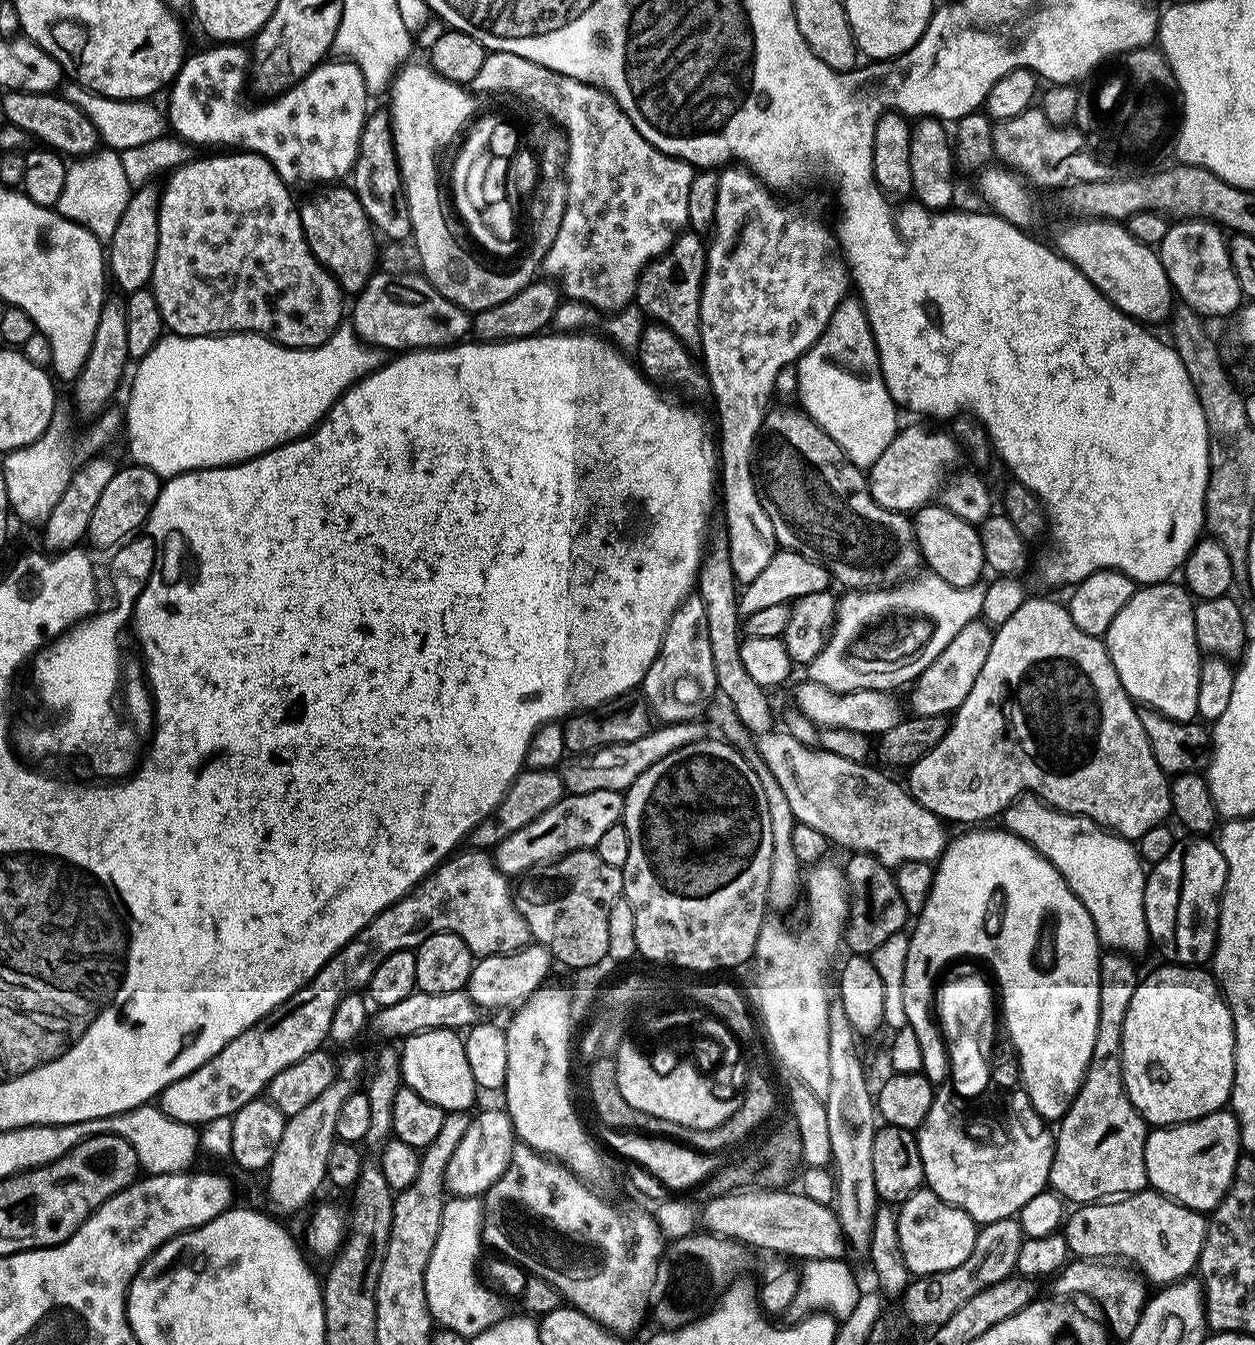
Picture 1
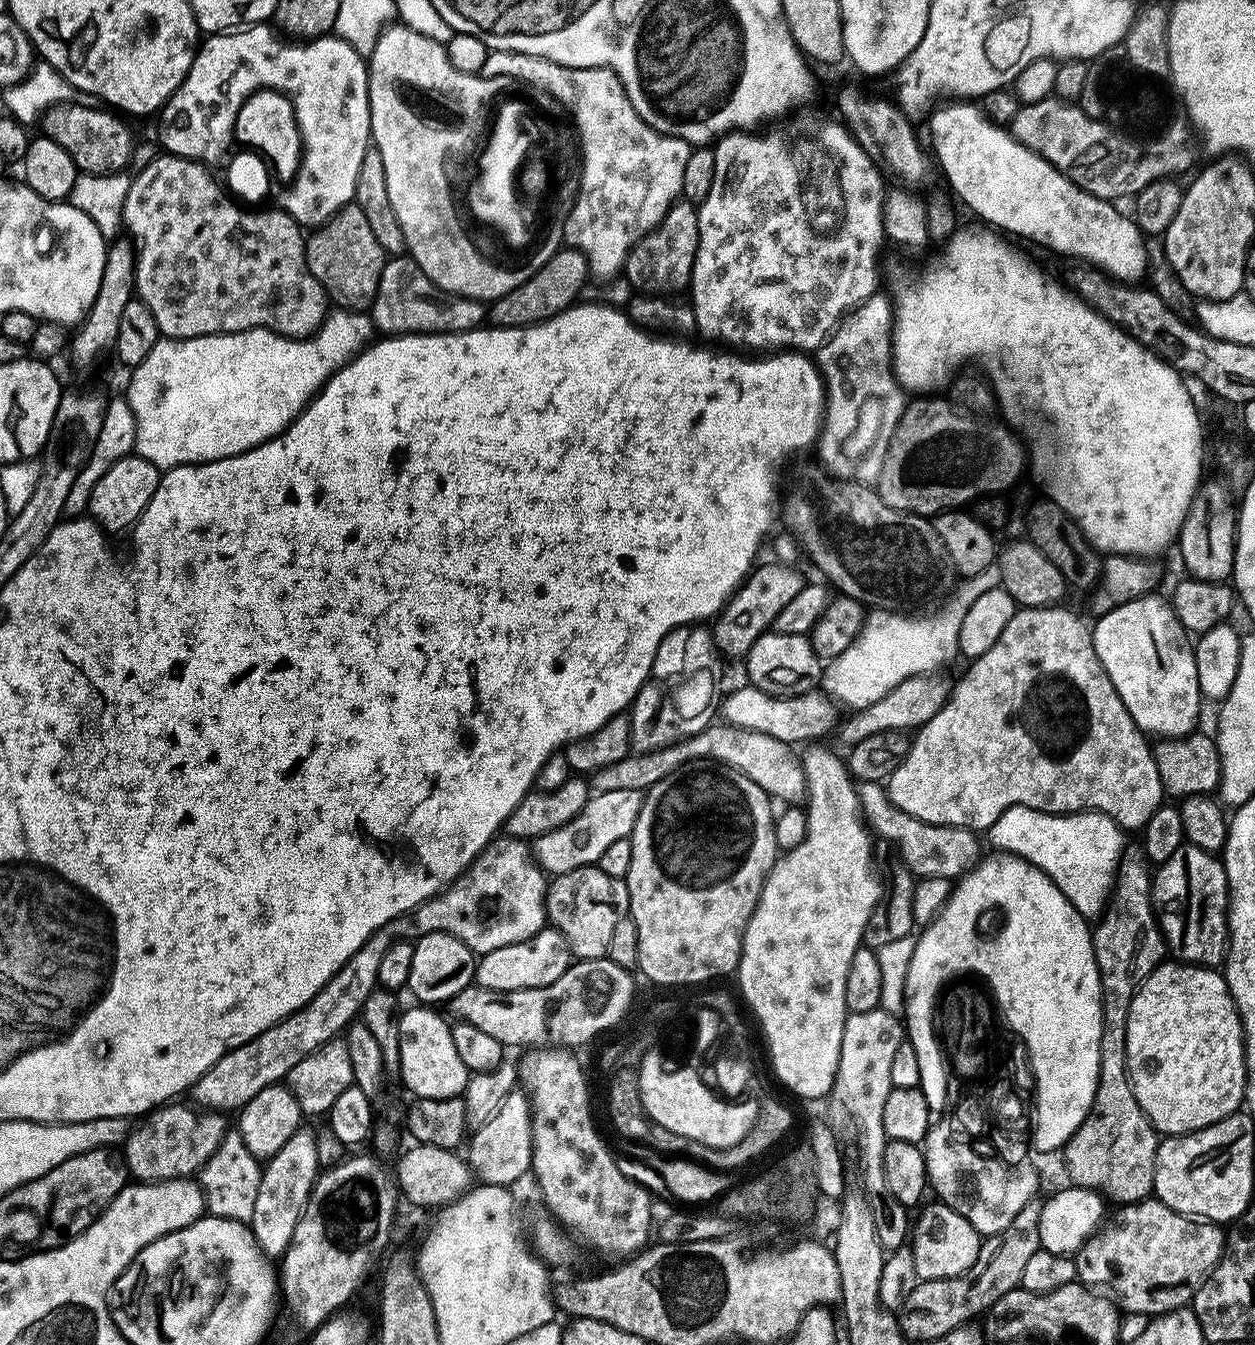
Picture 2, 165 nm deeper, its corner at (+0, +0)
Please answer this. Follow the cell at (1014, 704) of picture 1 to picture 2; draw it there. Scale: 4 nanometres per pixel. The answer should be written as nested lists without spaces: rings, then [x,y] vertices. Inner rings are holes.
[[[1053,606],[1050,608],[1020,608],[1017,610],[1010,622],[1006,623],[1006,628],[1002,630],[1002,634],[998,635],[998,640],[985,653],[973,659],[968,664],[969,668],[965,670],[964,677],[957,682],[956,688],[951,689],[950,695],[945,700],[944,705],[938,710],[938,714],[934,714],[934,718],[930,718],[926,723],[920,725],[918,731],[915,733],[914,739],[908,745],[908,753],[901,760],[896,769],[893,770],[892,775],[886,781],[886,793],[888,799],[892,801],[892,805],[896,809],[900,809],[906,814],[918,818],[922,822],[930,822],[931,824],[949,824],[955,828],[970,828],[973,830],[987,830],[991,828],[992,824],[1013,804],[1021,804],[1027,808],[1037,808],[1040,812],[1054,812],[1057,814],[1071,814],[1073,812],[1082,812],[1085,810],[1095,810],[1109,816],[1115,824],[1119,824],[1121,829],[1128,830],[1128,828],[1136,828],[1136,830],[1143,829],[1144,823],[1154,814],[1154,810],[1158,810],[1160,805],[1165,803],[1166,793],[1162,786],[1162,778],[1158,774],[1158,766],[1156,765],[1156,758],[1154,755],[1153,745],[1148,745],[1149,737],[1140,731],[1138,725],[1130,718],[1130,714],[1126,710],[1126,706],[1122,702],[1122,698],[1118,698],[1118,690],[1114,690],[1114,682],[1110,682],[1110,678],[1106,674],[1106,670],[1102,666],[1102,662],[1098,658],[1098,654],[1094,650],[1094,642],[1092,641],[1092,628],[1089,625],[1084,625],[1078,617],[1072,612],[1067,612],[1064,606]]]

